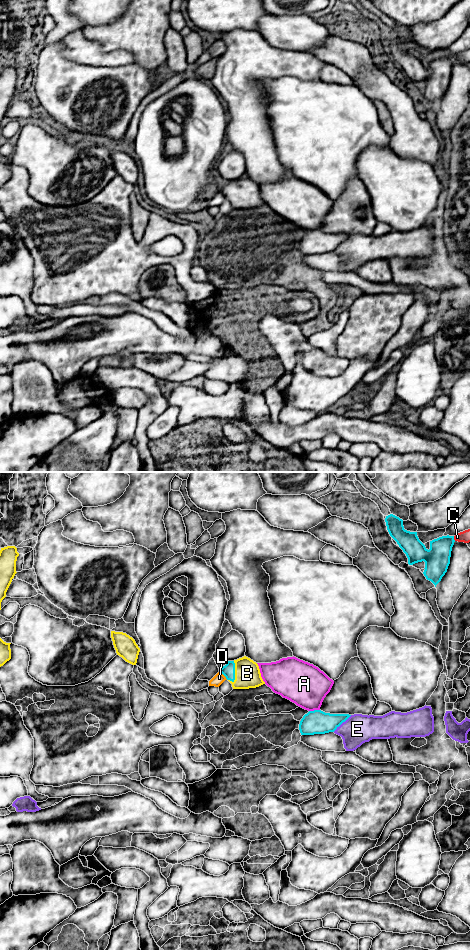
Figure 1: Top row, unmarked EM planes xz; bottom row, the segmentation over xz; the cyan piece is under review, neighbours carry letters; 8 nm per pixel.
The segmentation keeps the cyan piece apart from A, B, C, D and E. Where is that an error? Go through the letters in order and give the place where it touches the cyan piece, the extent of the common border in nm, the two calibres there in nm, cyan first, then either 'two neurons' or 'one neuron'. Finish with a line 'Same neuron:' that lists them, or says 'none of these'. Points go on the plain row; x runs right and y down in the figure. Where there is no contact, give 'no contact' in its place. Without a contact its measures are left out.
A: meets cyan in xz at (314, 230); contact 90 nm long; 190 nm thick on the cyan side, 340 nm on the other; two neurons
B: meets cyan in xz at (234, 192); contact 180 nm long; 100 nm thick on the cyan side, 200 nm on the other; one neuron
C: meets cyan in xz at (453, 58); contact 40 nm long; 200 nm thick on the cyan side, 90 nm on the other; two neurons
D: meets cyan in xz at (223, 194); contact 100 nm long; 100 nm thick on the cyan side, 90 nm on the other; two neurons
E: meets cyan in xz at (342, 242); contact 200 nm long; 190 nm thick on the cyan side, 240 nm on the other; two neurons
Same neuron: B

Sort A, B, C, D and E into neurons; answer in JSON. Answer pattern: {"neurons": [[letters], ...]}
{"neurons": [["A"], ["B"], ["C"], ["D"], ["E"]]}

